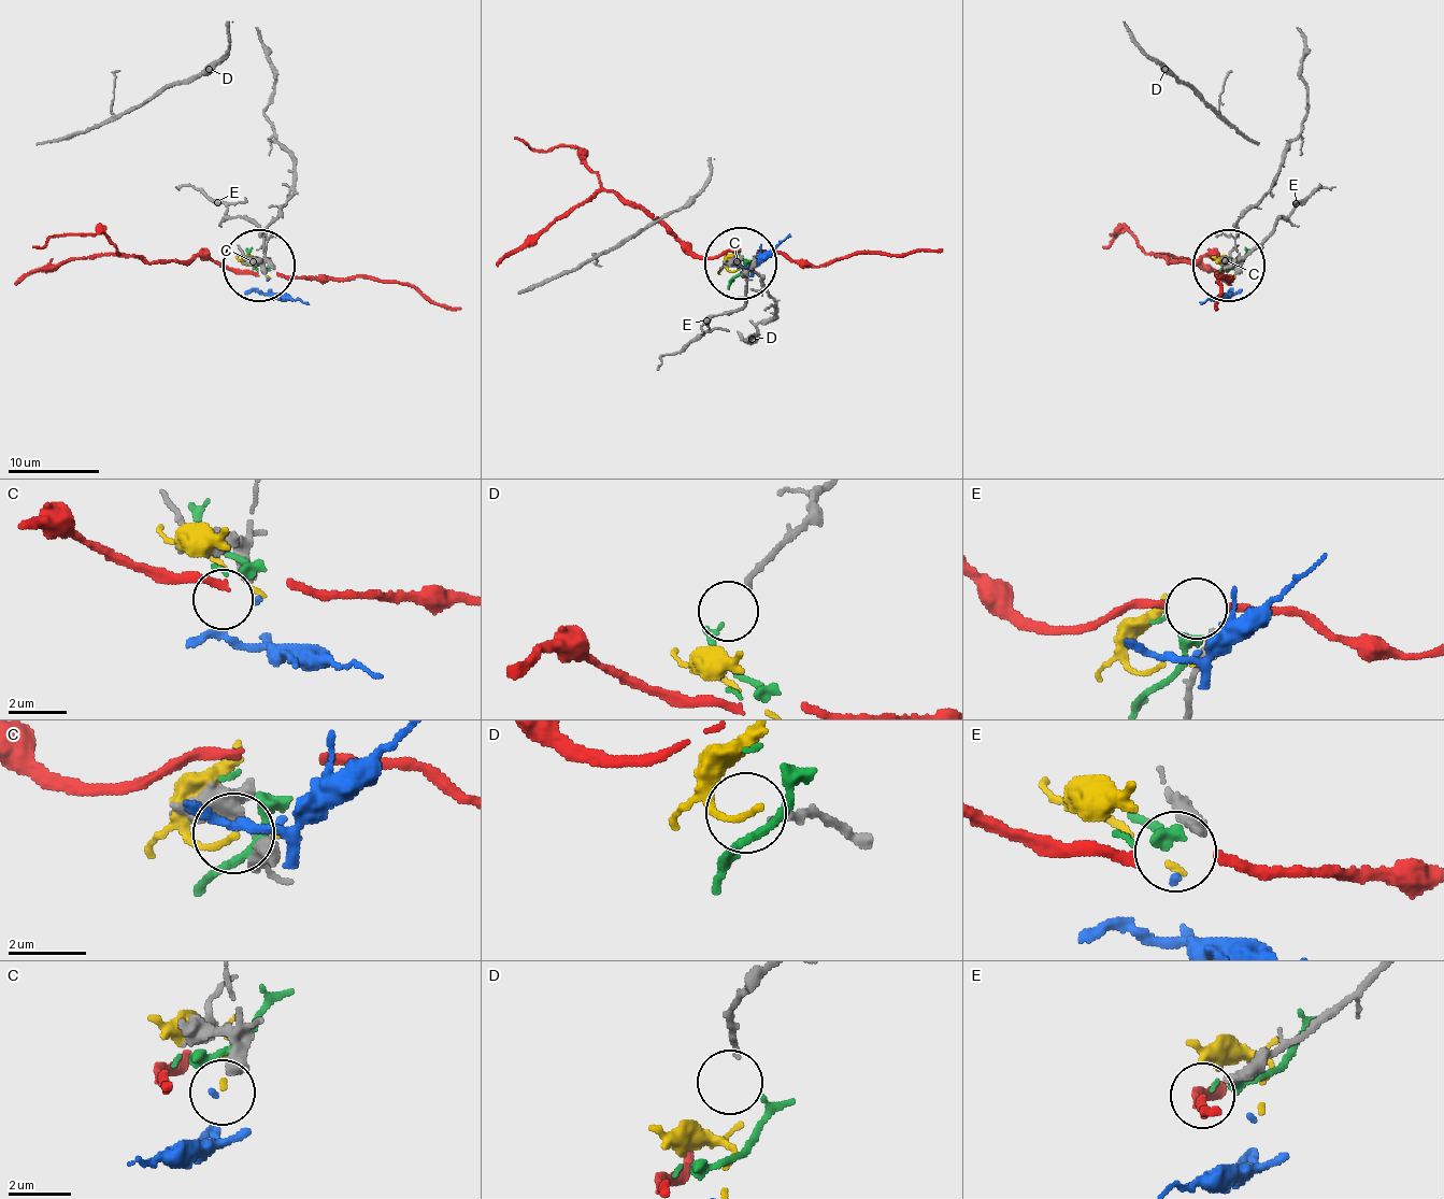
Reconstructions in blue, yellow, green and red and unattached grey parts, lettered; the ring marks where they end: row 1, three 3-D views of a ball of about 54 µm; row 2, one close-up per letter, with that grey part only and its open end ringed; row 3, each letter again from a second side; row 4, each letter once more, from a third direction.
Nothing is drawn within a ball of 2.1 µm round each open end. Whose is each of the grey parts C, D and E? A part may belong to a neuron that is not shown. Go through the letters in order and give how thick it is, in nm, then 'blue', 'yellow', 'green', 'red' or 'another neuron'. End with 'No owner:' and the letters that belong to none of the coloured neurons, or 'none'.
C: 460 nm | blue
D: 200 nm | another neuron
E: 360 nm | another neuron
No owner: D, E

